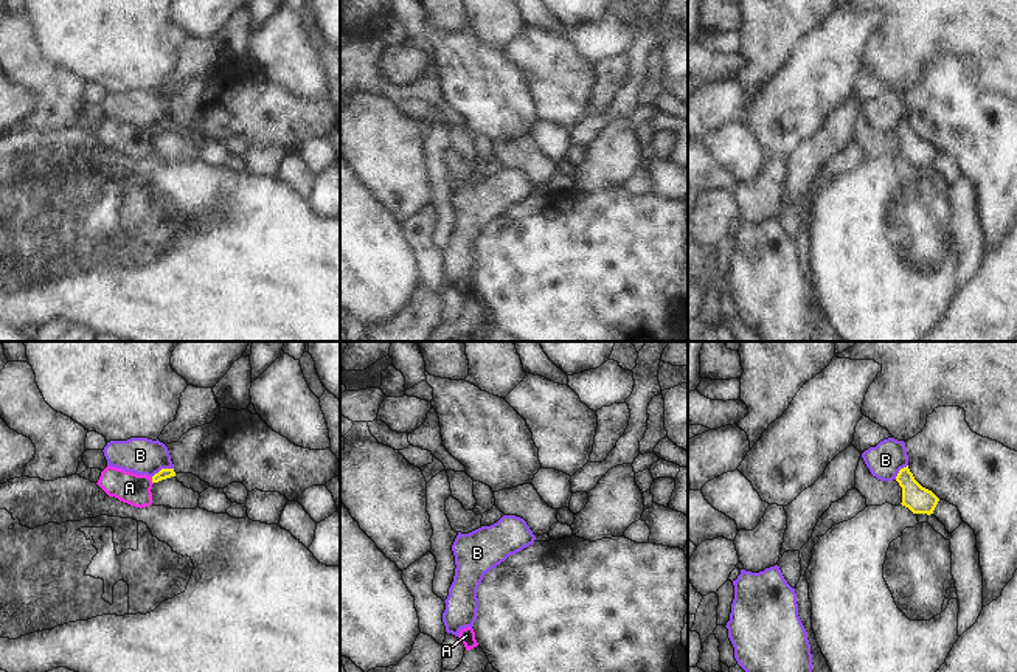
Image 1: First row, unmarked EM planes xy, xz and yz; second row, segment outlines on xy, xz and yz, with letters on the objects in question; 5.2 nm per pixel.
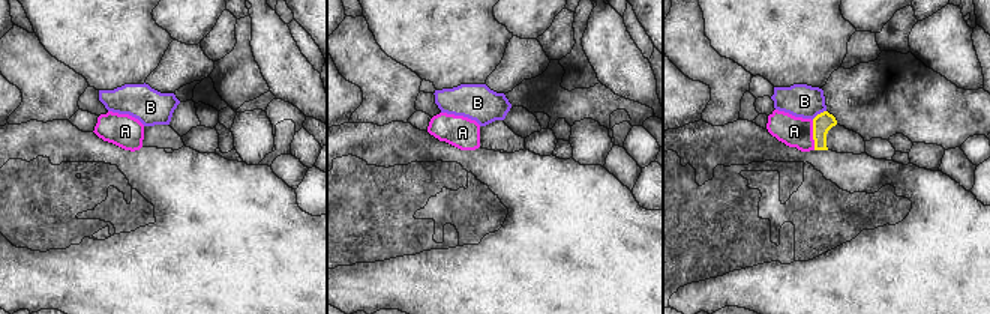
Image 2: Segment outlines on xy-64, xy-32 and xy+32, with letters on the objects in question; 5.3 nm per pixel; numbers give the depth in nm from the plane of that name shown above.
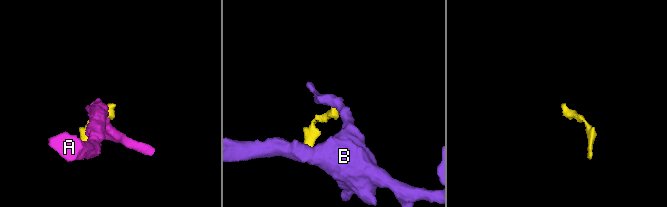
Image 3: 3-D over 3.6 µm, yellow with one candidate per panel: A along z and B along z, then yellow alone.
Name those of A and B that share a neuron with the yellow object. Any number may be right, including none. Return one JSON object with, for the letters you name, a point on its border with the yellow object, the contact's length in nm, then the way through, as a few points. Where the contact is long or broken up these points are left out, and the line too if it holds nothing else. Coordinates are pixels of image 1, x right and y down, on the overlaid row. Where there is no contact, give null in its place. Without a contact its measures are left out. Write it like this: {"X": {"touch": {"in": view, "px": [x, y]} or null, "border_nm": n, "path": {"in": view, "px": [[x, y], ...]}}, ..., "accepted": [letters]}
{"accepted": []}

